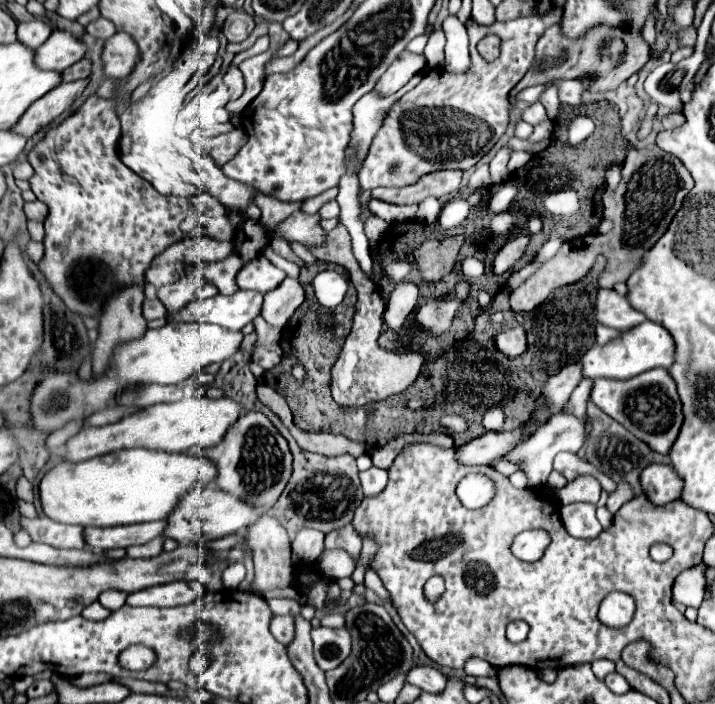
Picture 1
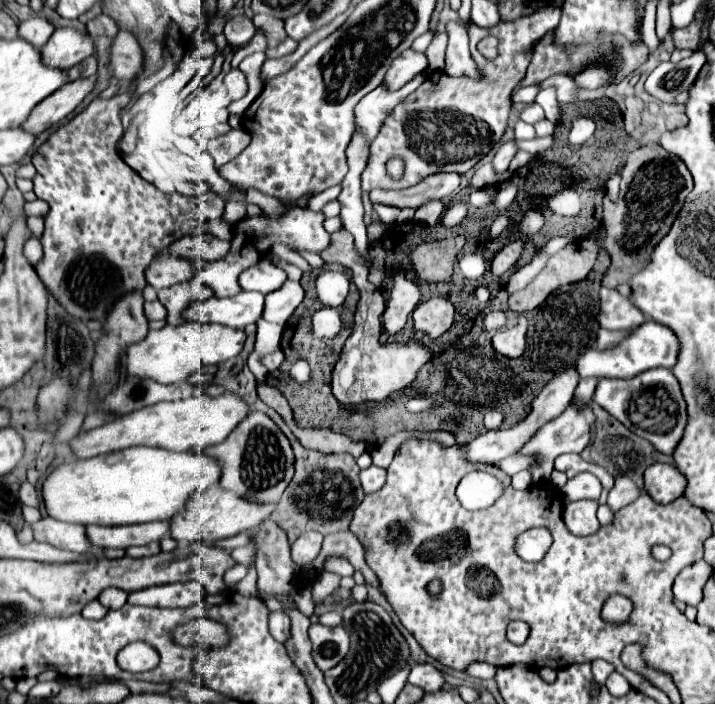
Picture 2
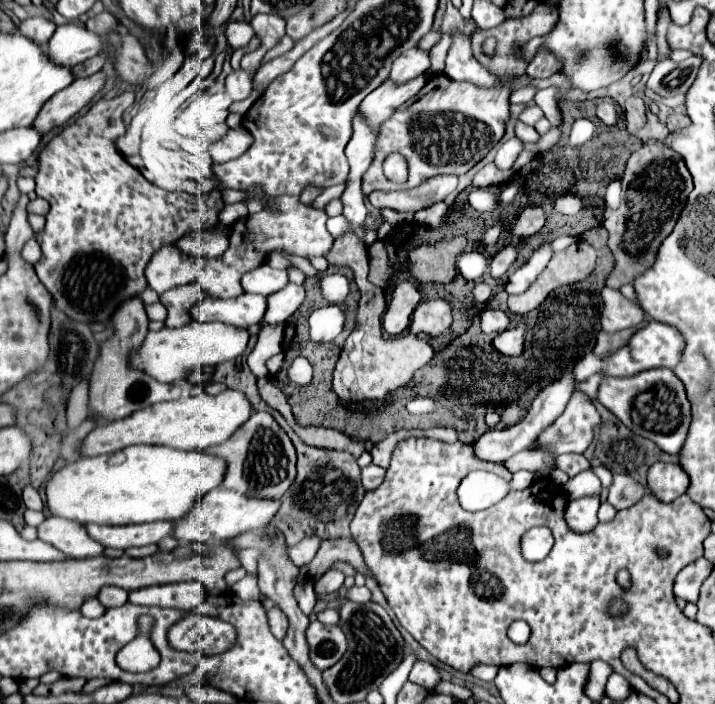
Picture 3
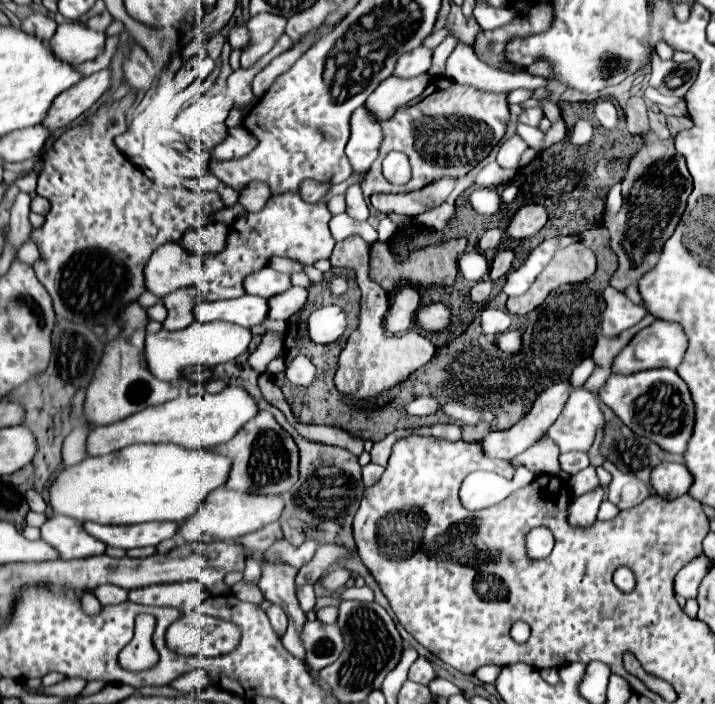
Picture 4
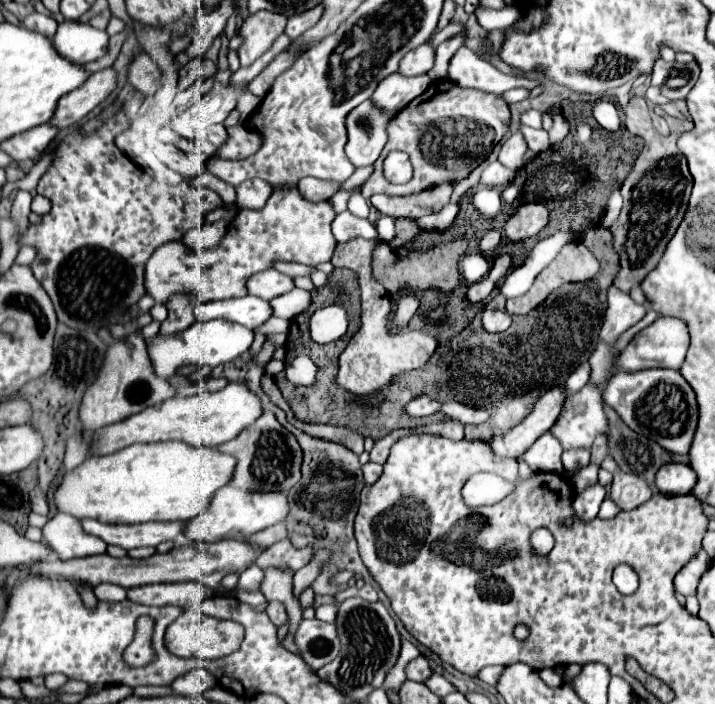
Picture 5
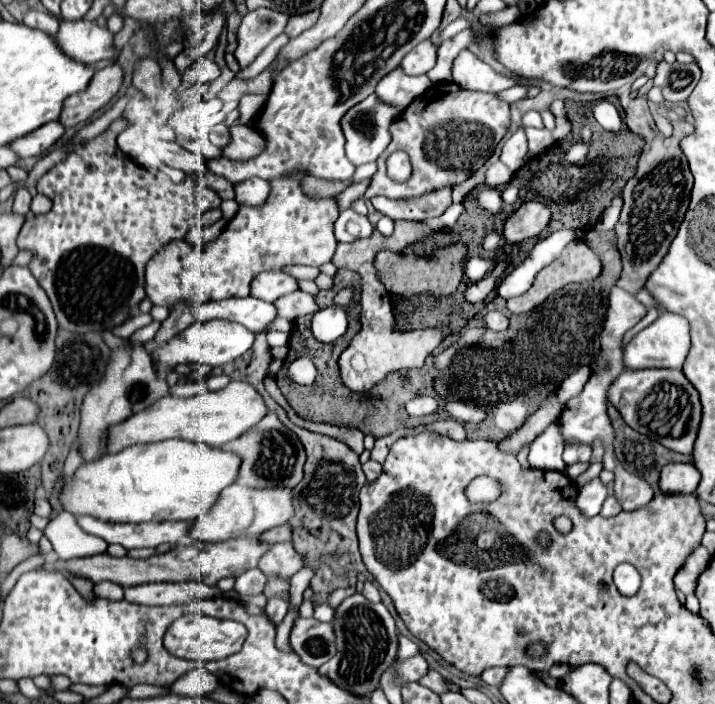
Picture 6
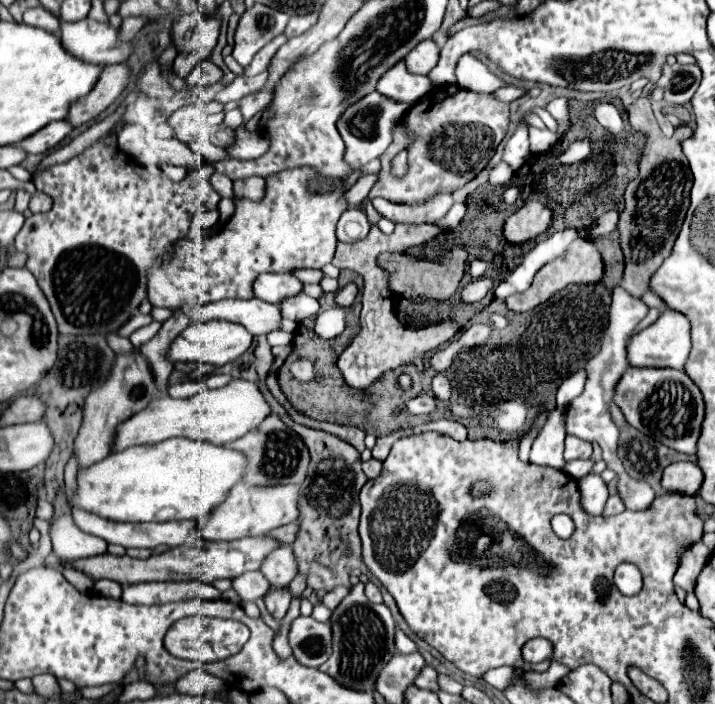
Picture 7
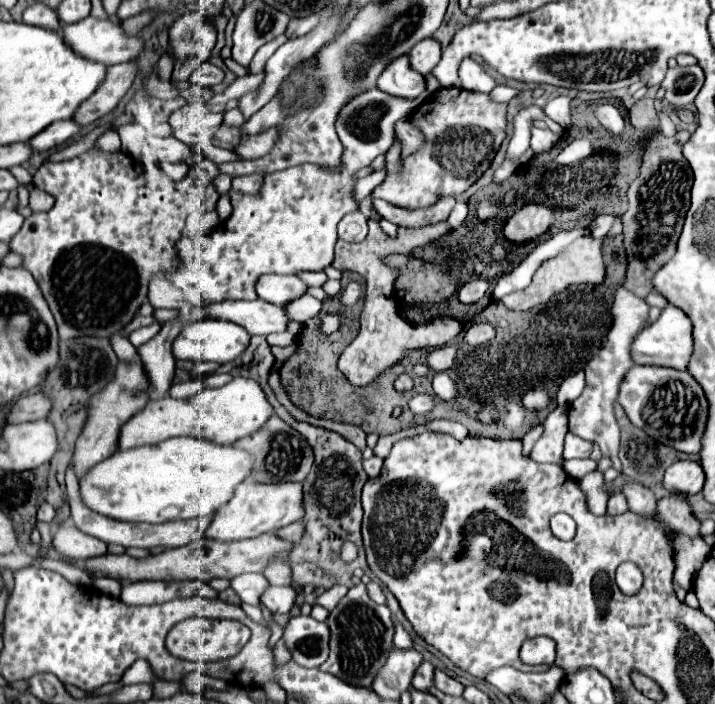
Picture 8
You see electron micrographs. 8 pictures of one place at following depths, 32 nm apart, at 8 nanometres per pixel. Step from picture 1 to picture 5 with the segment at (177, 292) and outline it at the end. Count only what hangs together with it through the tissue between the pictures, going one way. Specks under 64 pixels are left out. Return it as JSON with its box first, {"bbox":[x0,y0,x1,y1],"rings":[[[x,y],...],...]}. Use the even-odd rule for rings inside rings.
{"bbox":[160,296,196,334],"rings":[[[174,296],[172,300],[168,300],[168,304],[166,304],[168,318],[162,322],[160,334],[176,334],[176,332],[182,332],[184,328],[188,328],[192,322],[196,322],[194,306],[196,304],[192,304],[192,300],[188,300],[188,296]]]}

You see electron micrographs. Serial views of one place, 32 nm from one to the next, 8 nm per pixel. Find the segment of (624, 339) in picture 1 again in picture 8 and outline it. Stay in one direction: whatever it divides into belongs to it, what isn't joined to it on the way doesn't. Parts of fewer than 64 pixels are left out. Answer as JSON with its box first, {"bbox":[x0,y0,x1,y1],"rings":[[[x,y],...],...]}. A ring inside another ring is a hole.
{"bbox":[556,306,692,408],"rings":[[[666,306],[660,314],[660,318],[644,328],[636,342],[632,342],[632,362],[640,366],[670,366],[676,370],[686,370],[686,364],[692,354],[692,322],[690,318],[674,306]],[[576,372],[576,374],[568,376],[558,390],[558,396],[556,396],[558,406],[566,408],[568,404],[572,404],[582,394],[582,390],[584,390],[584,372]]]}

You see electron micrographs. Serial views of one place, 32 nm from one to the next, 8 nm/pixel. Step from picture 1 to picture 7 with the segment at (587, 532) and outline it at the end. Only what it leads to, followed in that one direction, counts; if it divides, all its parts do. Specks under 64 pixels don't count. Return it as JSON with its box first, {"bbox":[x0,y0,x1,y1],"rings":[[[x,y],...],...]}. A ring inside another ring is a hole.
{"bbox":[580,476,608,516],"rings":[[[584,476],[580,482],[580,506],[586,514],[598,516],[604,510],[604,498],[608,498],[608,488],[600,476]]]}

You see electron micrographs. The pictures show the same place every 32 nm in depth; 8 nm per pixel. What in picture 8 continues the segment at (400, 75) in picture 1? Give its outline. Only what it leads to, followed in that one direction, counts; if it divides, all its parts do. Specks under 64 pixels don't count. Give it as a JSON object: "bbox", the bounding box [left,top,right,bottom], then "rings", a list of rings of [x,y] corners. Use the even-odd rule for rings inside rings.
{"bbox":[408,38,442,74],"rings":[[[426,38],[410,50],[408,62],[410,62],[412,70],[416,70],[420,74],[428,74],[440,62],[440,54],[442,54],[440,44],[434,38]]]}

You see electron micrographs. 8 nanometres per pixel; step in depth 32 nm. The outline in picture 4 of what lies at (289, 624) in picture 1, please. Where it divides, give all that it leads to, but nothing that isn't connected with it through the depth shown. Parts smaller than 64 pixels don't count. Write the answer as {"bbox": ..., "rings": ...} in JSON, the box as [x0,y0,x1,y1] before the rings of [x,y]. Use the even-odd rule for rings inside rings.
{"bbox":[266,604,288,638],"rings":[[[272,604],[268,610],[266,610],[268,618],[270,618],[270,624],[274,628],[274,632],[278,634],[278,638],[284,636],[286,632],[286,624],[288,624],[288,618],[284,616],[284,610],[278,606],[278,604]]]}

